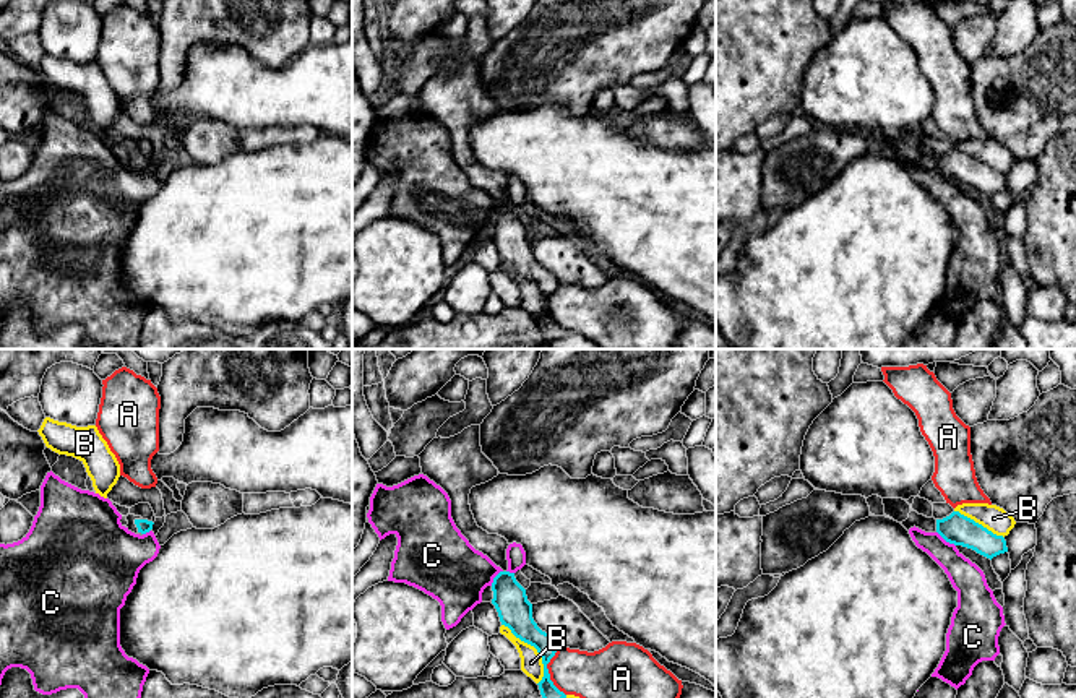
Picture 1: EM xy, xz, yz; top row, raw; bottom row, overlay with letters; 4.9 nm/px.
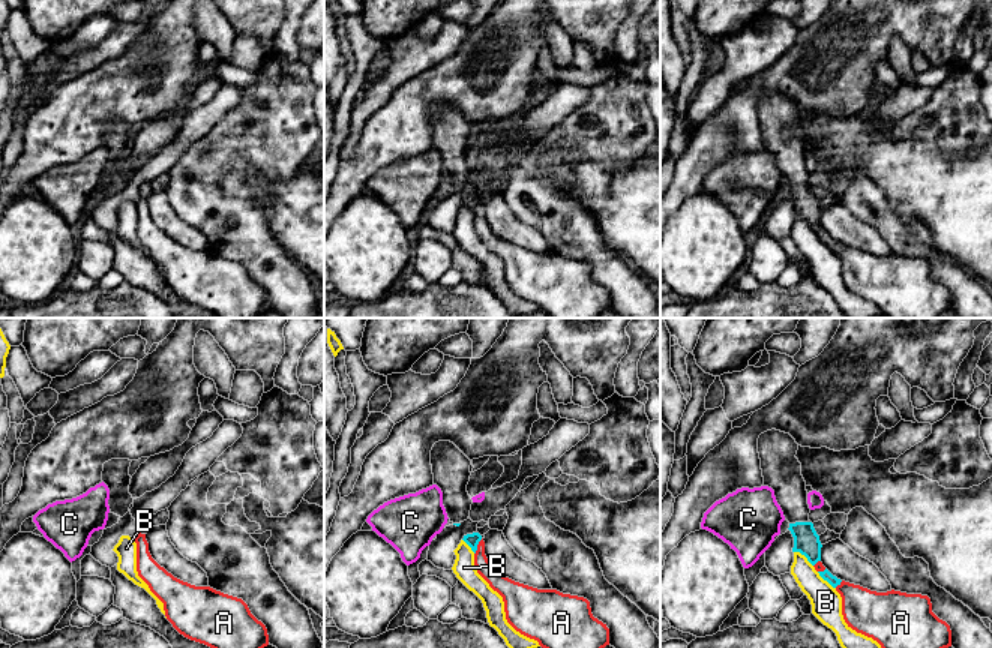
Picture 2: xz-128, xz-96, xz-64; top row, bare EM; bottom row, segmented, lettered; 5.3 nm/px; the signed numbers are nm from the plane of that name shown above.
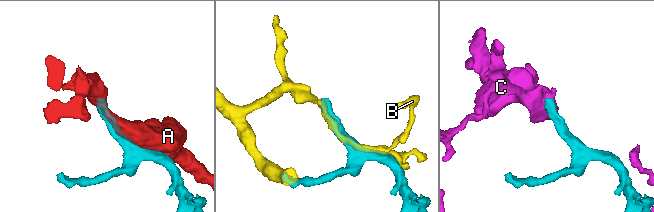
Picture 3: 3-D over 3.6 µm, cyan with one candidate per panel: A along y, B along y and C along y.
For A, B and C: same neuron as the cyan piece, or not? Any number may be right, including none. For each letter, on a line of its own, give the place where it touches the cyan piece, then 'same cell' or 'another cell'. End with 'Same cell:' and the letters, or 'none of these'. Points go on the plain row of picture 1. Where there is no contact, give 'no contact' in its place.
A: xz (547, 309) | another cell
B: xz (536, 284) | another cell
C: yz (946, 177) | another cell
Same cell: none of these

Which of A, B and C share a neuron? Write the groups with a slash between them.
A / B / C

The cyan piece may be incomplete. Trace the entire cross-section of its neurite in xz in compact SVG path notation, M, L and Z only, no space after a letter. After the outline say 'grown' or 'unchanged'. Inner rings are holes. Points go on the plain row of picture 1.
M500 208L492 219L493 235L501 261L521 278L534 282L542 294L544 313L537 320L545 339L562 338L566 334L553 318L547 300L555 292L558 282L555 276L542 268L532 255L532 240L527 237L526 226L516 218L514 209Z; unchanged

